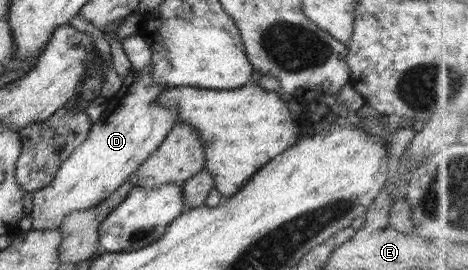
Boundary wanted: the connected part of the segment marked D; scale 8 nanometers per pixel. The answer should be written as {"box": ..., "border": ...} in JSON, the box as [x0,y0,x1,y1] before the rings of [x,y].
{"box":[28,64,176,230],"border":[[[148,64],[141,71],[131,71],[123,80],[122,90],[114,97],[115,105],[111,106],[98,121],[90,126],[85,142],[75,148],[75,152],[60,164],[55,178],[42,189],[32,193],[32,209],[28,214],[35,230],[58,229],[63,219],[72,212],[90,209],[105,200],[112,192],[132,177],[132,174],[142,165],[165,140],[167,133],[175,126],[176,110],[161,106],[156,98],[167,92],[169,87],[157,85],[151,77],[152,64]]]}

